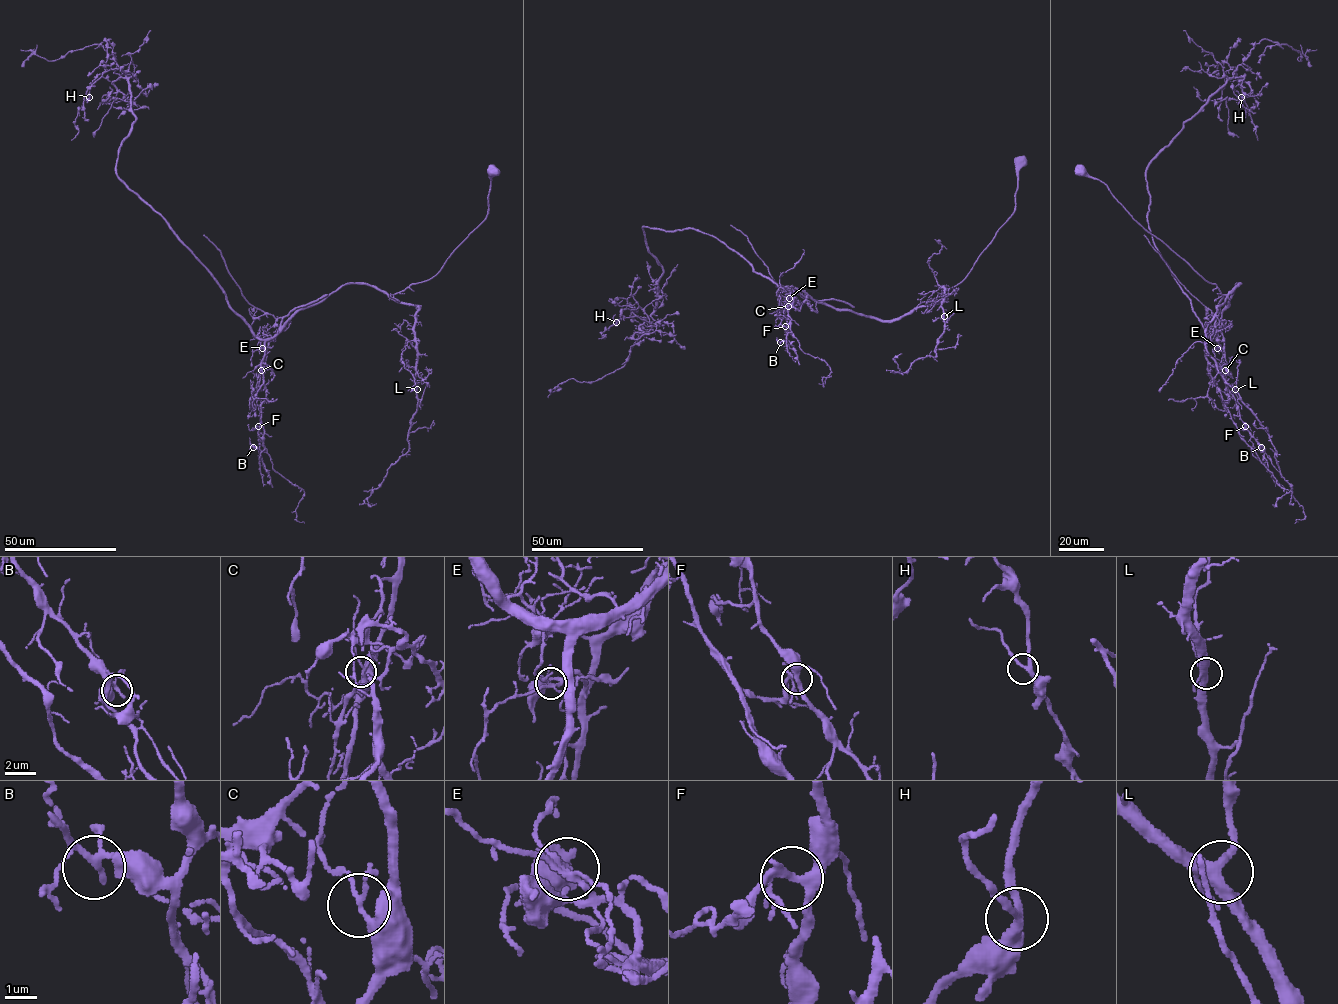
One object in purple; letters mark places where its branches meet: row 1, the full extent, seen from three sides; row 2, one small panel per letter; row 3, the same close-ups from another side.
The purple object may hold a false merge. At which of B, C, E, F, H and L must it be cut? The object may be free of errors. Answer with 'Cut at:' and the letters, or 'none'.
Cut at: E

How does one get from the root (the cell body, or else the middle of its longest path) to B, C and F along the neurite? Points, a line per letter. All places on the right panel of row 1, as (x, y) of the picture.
B: (1080, 171), (1102, 181), (1135, 220), (1221, 294), (1239, 283), (1215, 328), (1223, 337), (1226, 386), (1261, 447)
C: (1080, 171), (1102, 181), (1135, 220), (1221, 294), (1239, 283), (1215, 326), (1223, 337), (1225, 370)
F: (1080, 171), (1102, 181), (1135, 220), (1221, 294), (1239, 283), (1215, 328), (1223, 337), (1226, 386), (1245, 426)

